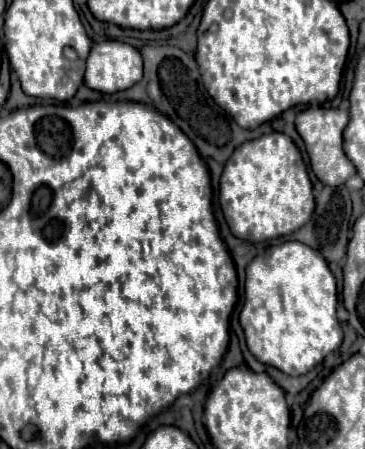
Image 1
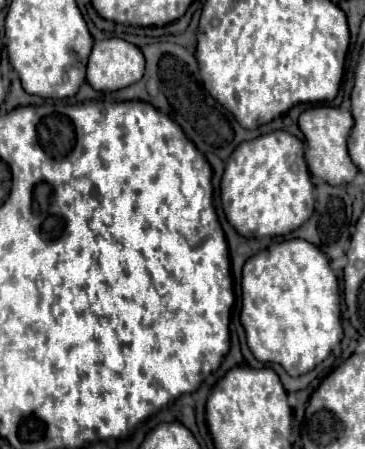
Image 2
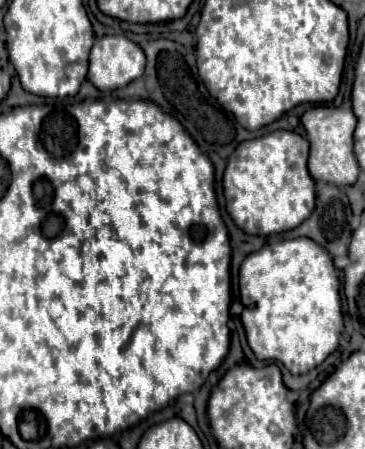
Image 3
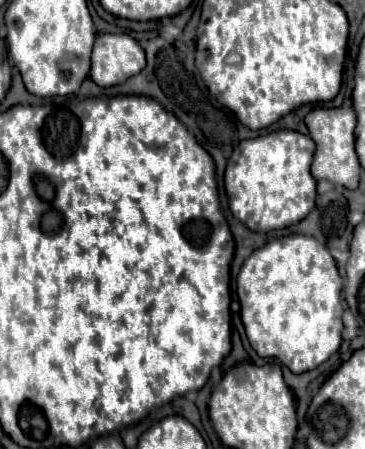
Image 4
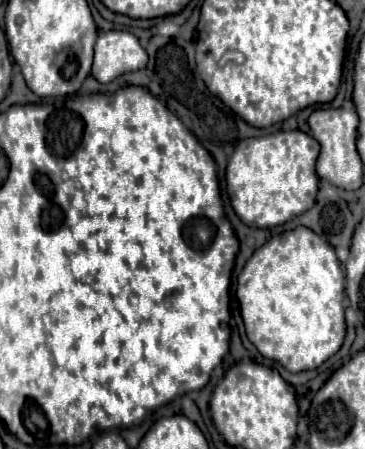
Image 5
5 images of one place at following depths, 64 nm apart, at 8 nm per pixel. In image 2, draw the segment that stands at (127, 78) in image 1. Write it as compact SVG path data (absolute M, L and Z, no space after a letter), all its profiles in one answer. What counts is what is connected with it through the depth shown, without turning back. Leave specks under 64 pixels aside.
M108 38L94 44L88 64L86 80L98 92L116 92L138 82L144 74L142 52L120 38Z

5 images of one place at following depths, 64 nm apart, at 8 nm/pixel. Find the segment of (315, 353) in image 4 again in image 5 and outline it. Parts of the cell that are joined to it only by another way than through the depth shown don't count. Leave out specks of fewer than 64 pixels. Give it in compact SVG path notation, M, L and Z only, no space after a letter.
M304 226L270 238L250 256L238 276L236 296L248 340L264 358L280 362L290 372L318 368L344 342L342 264L334 248Z

